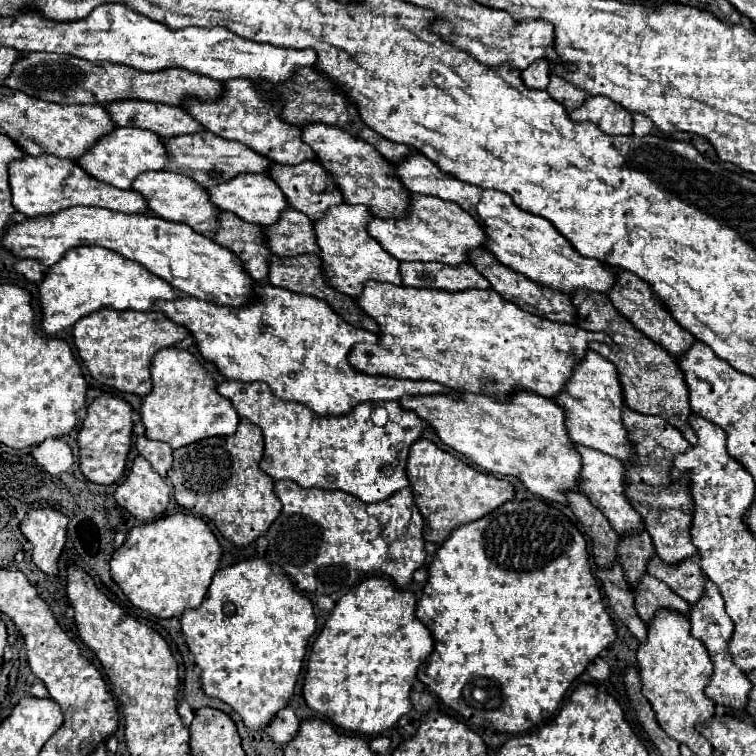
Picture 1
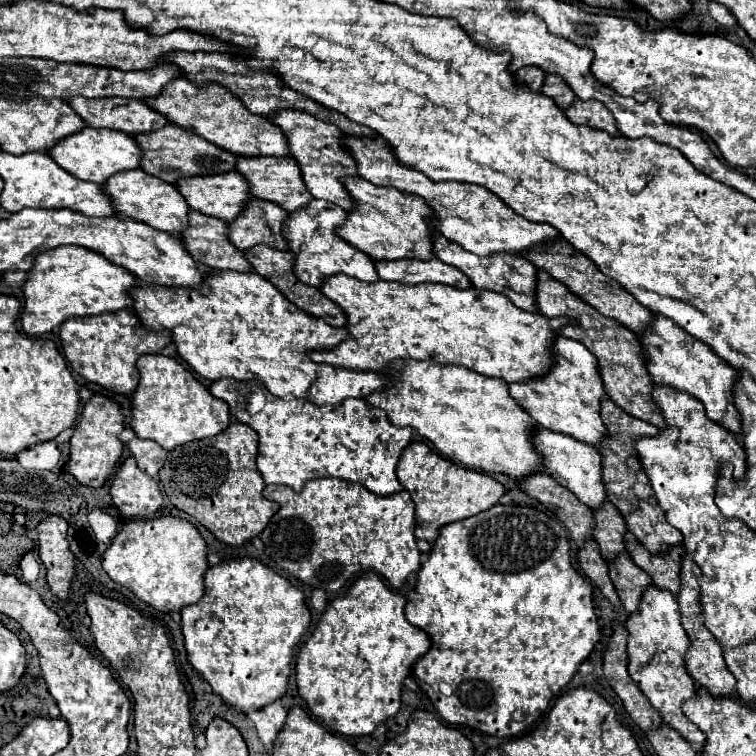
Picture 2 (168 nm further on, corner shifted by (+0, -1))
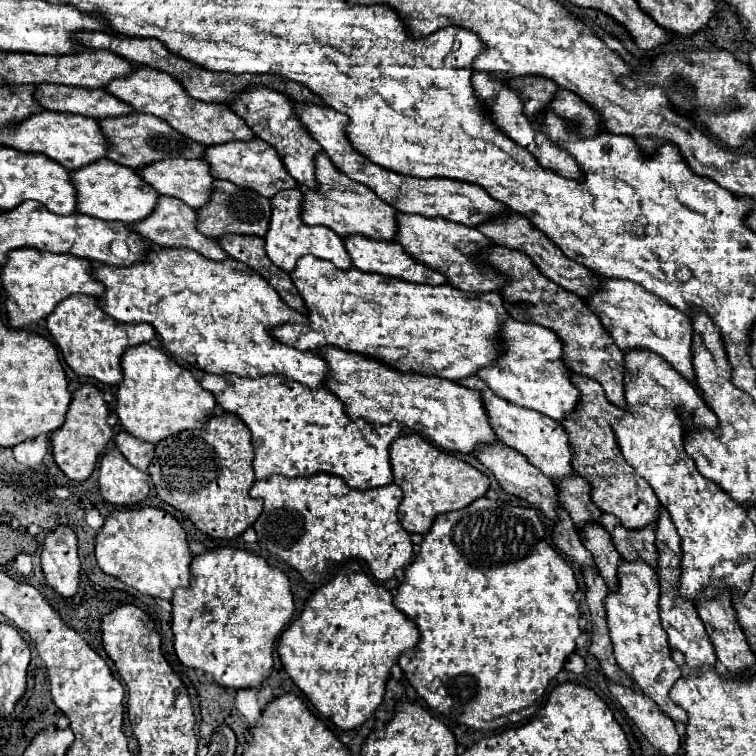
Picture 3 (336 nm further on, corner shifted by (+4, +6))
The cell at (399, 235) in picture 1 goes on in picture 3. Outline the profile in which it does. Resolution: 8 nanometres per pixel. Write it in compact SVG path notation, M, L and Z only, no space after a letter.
M319 152L315 156L315 180L317 188L307 188L299 184L299 190L303 194L303 208L301 208L301 220L309 226L327 226L339 236L349 234L363 234L367 238L375 240L393 240L395 238L395 212L393 206L387 206L373 190L367 190L363 184L351 182L345 174L339 174L325 152Z

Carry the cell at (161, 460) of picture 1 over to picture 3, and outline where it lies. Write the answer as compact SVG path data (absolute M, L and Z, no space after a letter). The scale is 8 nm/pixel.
M119 432L115 436L115 444L119 452L127 458L127 462L139 470L147 470L151 458L153 458L153 444L131 436L129 432Z

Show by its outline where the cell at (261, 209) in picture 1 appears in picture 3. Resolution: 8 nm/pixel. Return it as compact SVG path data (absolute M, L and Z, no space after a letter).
M163 158L137 170L137 174L159 194L179 198L191 208L201 208L211 196L213 176L205 160Z

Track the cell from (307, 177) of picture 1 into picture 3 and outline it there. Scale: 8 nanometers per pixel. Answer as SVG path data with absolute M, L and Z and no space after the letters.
M253 138L253 140L231 140L231 142L223 142L223 144L215 144L215 146L207 146L203 160L209 164L211 168L211 176L213 178L221 178L221 180L229 180L237 186L243 188L251 188L255 192L259 192L265 198L275 196L279 190L287 190L287 188L297 188L297 182L287 174L279 154L275 152L273 146L269 146L267 142Z

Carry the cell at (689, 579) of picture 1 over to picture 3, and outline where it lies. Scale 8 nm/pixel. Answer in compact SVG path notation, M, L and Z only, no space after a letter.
M603 514L601 524L605 526L605 530L609 530L613 544L623 558L627 560L643 558L649 566L655 568L657 554L655 554L655 526L653 524L639 530L627 530L621 524L617 524L617 518L611 514Z

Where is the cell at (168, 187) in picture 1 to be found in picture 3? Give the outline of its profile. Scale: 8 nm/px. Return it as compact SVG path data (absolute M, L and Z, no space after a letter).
M101 158L99 162L87 164L71 172L71 184L77 196L75 212L87 214L99 220L117 220L123 224L133 224L147 218L147 214L151 214L157 202L157 192L151 186L147 186L135 170L119 166L117 162L111 162L107 158Z

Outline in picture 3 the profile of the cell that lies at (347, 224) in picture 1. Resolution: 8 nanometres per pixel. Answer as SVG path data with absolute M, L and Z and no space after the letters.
M297 188L281 190L279 194L275 194L271 198L271 222L269 222L269 230L265 234L265 252L267 252L269 260L285 272L291 272L295 268L295 262L305 254L313 254L317 258L329 260L341 270L351 268L351 258L345 252L341 238L333 230L329 230L325 226L305 226L301 222L301 200L303 198Z

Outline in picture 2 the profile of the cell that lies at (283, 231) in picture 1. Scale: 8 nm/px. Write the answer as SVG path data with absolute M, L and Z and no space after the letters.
M255 199L249 203L247 211L239 215L239 221L229 223L229 241L241 251L247 251L255 245L267 245L285 251L289 249L283 235L283 223L287 215L289 213L279 205Z

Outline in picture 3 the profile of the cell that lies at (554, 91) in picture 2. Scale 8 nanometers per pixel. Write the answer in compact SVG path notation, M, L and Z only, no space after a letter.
M531 76L511 78L509 80L509 88L519 92L521 102L523 102L523 114L529 120L539 110L547 108L547 102L551 102L555 92L559 90L559 88L555 88L555 84L551 80L547 80L547 78L531 78Z

